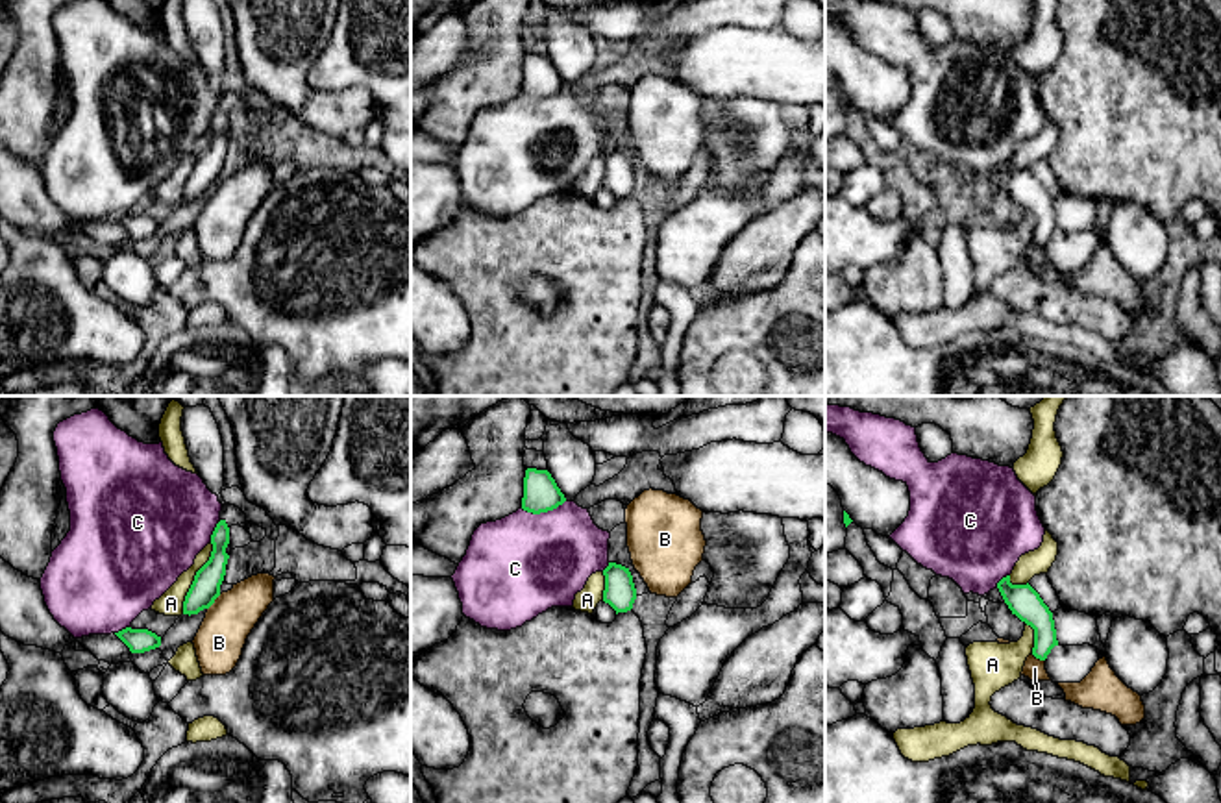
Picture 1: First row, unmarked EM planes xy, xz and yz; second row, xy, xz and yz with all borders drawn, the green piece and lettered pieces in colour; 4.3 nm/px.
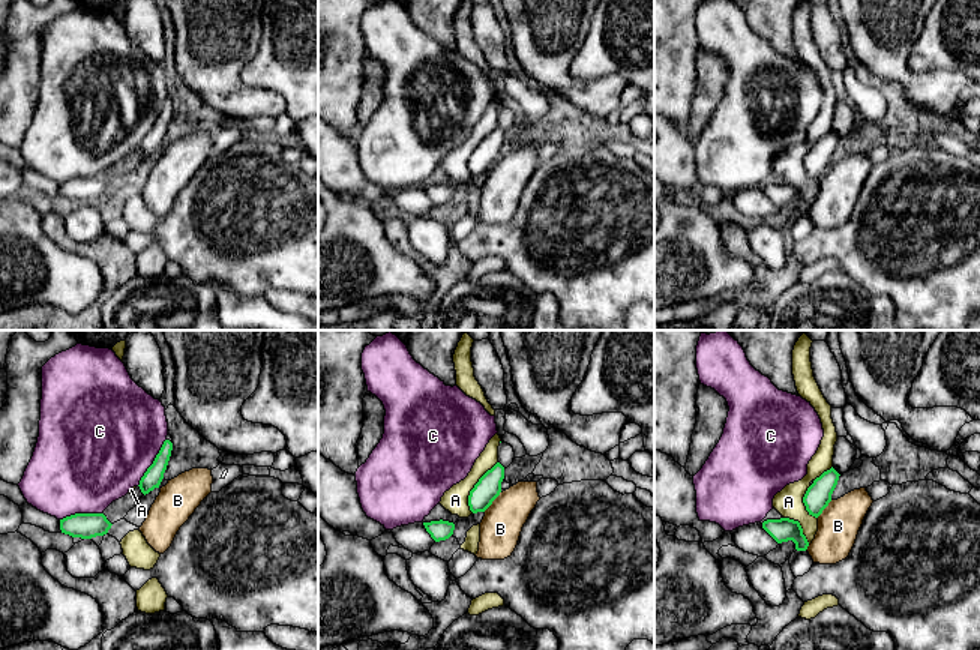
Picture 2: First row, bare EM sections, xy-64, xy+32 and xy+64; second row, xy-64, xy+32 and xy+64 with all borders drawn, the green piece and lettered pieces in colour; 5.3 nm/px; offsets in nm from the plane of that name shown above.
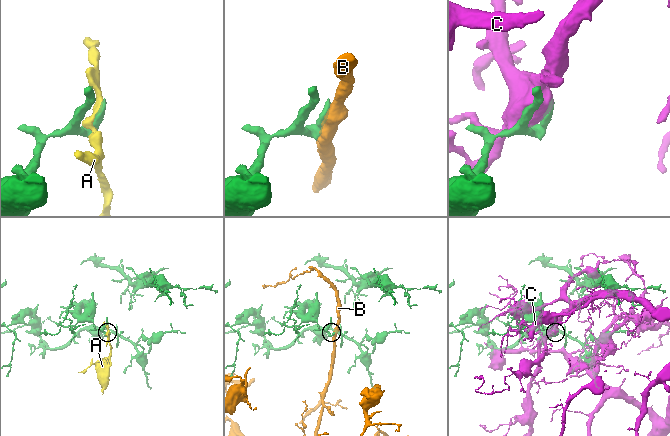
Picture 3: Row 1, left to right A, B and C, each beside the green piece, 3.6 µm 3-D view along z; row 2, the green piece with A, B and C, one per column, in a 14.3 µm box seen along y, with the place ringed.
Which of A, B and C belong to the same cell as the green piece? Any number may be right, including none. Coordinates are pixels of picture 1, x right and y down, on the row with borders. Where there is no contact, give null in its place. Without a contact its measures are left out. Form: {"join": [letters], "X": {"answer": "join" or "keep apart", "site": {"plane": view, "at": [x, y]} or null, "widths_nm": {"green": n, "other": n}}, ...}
{"join": [], "A": {"answer": "keep apart", "site": {"plane": "xy", "at": [195, 578]}, "widths_nm": {"green": 130, "other": 110}}, "B": {"answer": "keep apart", "site": {"plane": "xy", "at": [213, 602]}, "widths_nm": {"green": 130, "other": 220}}, "C": {"answer": "keep apart", "site": {"plane": "xz", "at": [542, 511]}, "widths_nm": {"green": 160, "other": 440}}}

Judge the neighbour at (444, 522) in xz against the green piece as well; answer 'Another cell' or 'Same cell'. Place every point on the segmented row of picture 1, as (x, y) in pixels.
Another cell

